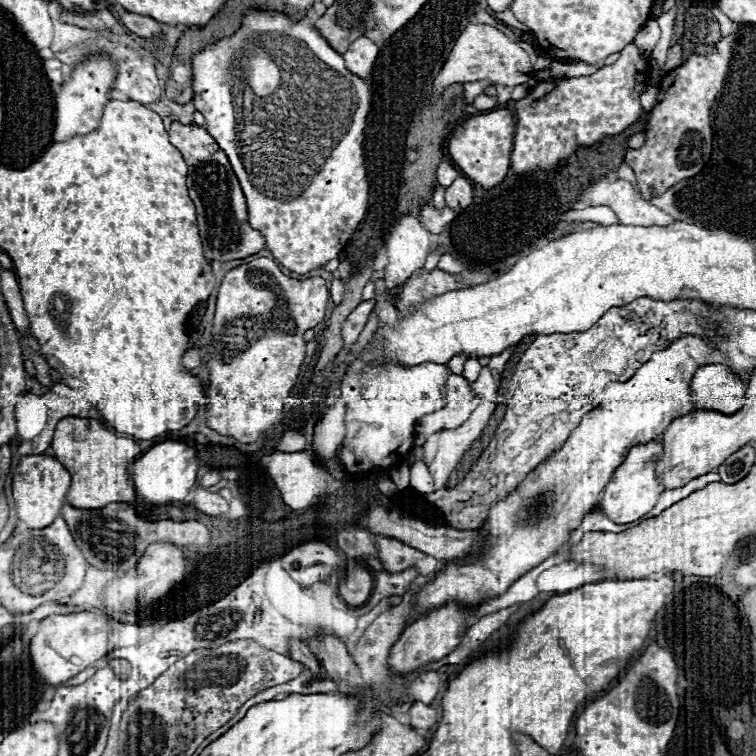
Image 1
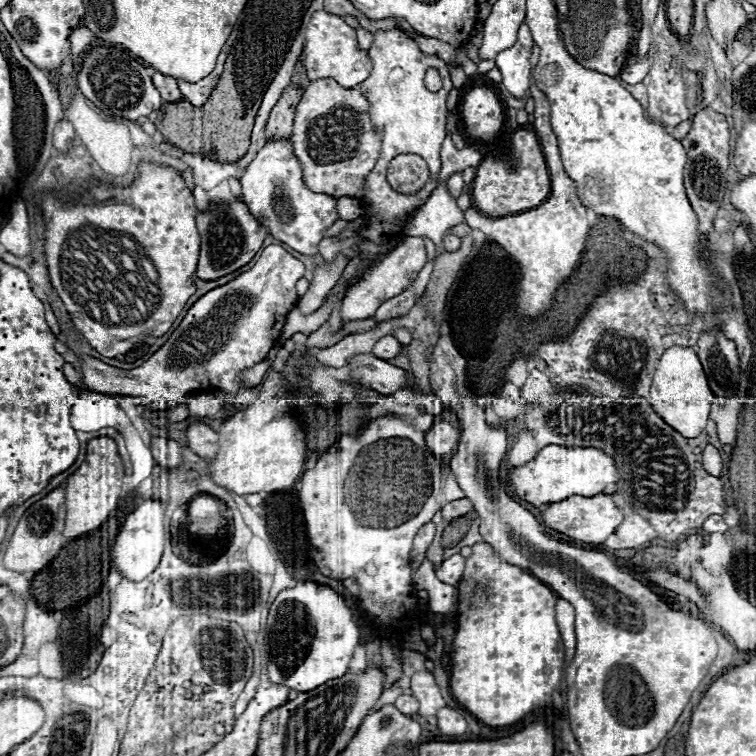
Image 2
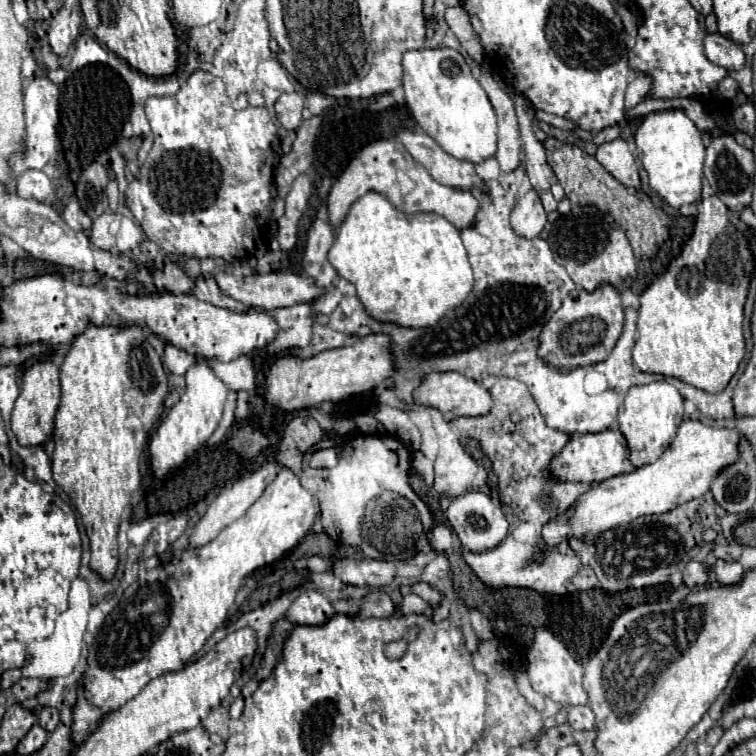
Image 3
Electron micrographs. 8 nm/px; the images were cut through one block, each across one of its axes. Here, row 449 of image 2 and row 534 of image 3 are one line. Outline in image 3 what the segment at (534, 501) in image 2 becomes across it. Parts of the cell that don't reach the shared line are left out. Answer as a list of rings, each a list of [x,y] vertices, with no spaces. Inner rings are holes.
[[[684,420],[668,450],[664,450],[664,454],[654,464],[644,464],[630,474],[620,474],[592,486],[582,498],[578,498],[572,508],[544,526],[544,542],[552,546],[568,538],[582,538],[592,542],[604,530],[624,526],[638,516],[664,514],[692,498],[702,496],[710,490],[716,474],[736,462],[742,438],[744,434],[740,434],[736,428],[712,428],[700,420]]]

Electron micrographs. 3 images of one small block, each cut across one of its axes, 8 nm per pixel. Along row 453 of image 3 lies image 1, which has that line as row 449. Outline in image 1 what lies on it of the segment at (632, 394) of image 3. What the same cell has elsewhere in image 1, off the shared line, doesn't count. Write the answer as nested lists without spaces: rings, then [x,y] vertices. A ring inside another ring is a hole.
[[[656,440],[628,450],[624,462],[616,468],[610,482],[606,484],[606,488],[602,492],[602,500],[598,504],[608,514],[608,518],[612,522],[616,522],[616,524],[634,522],[634,520],[642,518],[644,514],[648,514],[656,506],[656,502],[664,490],[664,486],[658,480],[658,474],[656,474],[656,464],[658,464],[662,452],[664,452],[662,444]]]

